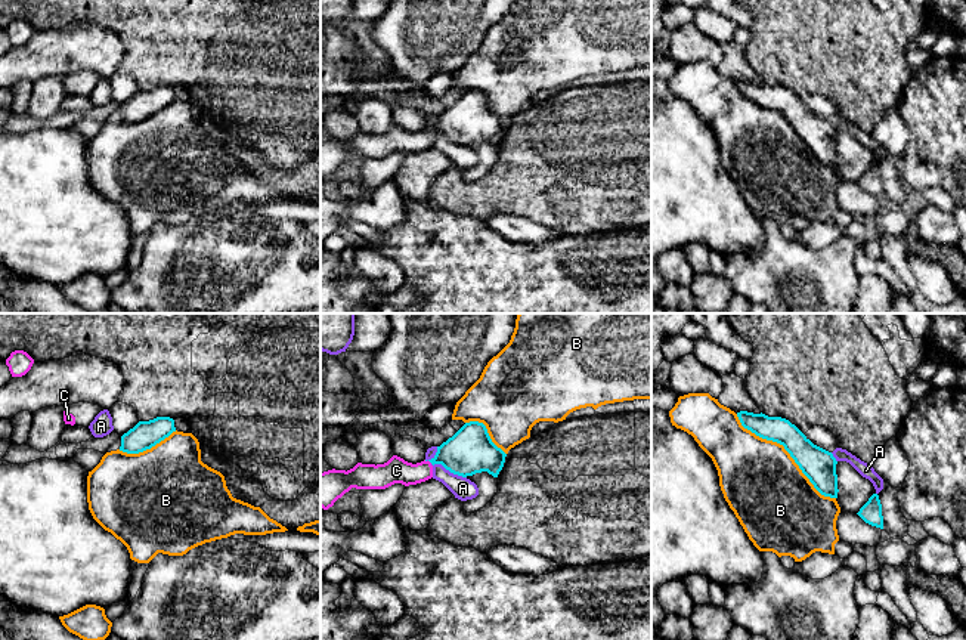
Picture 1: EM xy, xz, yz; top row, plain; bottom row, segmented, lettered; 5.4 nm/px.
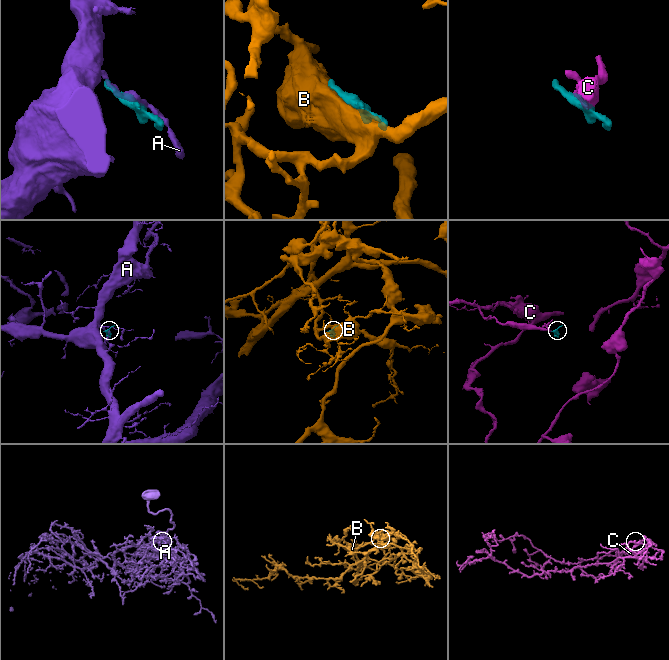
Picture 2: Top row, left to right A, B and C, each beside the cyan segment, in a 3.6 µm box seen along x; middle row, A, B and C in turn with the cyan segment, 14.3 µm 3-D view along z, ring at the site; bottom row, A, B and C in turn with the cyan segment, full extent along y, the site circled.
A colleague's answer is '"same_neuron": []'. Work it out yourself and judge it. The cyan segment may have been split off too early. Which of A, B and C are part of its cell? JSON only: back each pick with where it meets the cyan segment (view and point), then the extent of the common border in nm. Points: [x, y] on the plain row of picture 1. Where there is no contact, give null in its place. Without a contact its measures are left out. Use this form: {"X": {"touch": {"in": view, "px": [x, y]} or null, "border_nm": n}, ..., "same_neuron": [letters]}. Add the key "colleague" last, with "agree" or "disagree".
{"C": {"touch": {"in": "xz", "px": [430, 130]}, "border_nm": 30}, "same_neuron": ["C"], "colleague": "disagree"}

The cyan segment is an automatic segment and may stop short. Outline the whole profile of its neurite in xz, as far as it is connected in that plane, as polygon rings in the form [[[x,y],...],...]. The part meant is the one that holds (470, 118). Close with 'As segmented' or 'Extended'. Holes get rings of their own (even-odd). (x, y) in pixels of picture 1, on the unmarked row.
[[[465,92],[452,106],[437,115],[436,124],[428,129],[433,135],[442,133],[453,143],[467,146],[487,140],[498,146],[507,123],[498,117],[483,92]]]. As segmented

